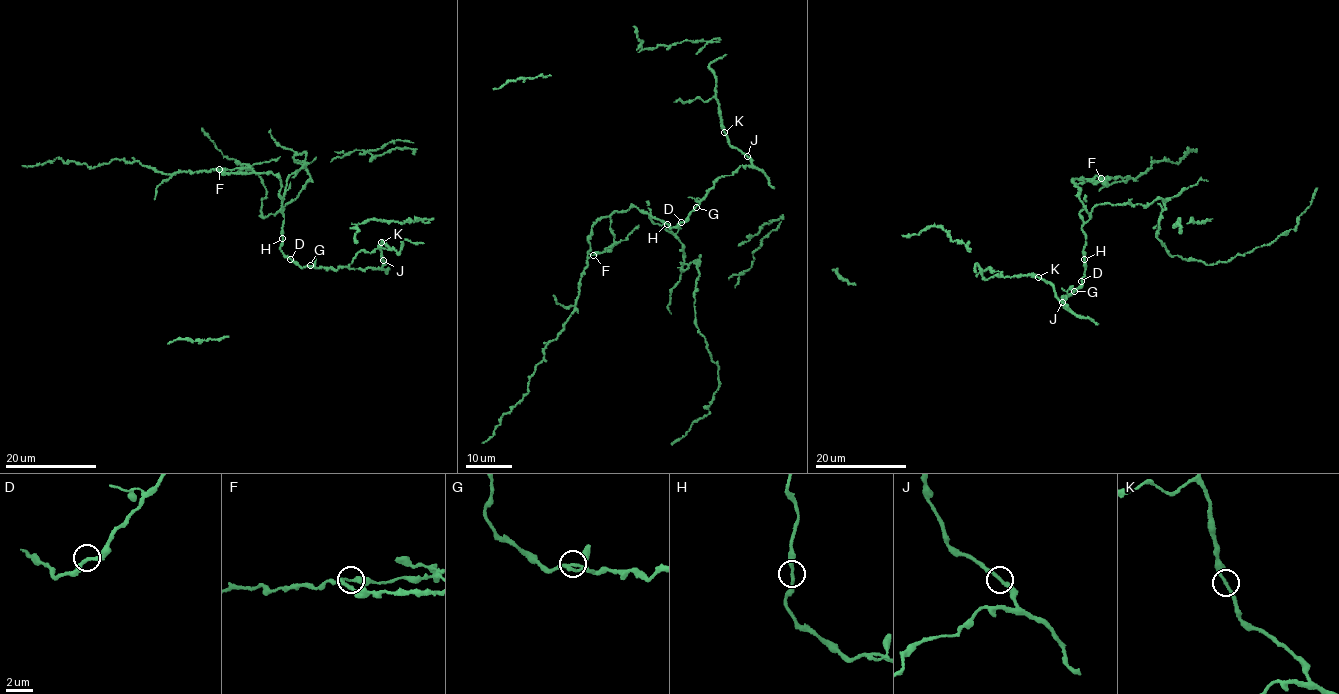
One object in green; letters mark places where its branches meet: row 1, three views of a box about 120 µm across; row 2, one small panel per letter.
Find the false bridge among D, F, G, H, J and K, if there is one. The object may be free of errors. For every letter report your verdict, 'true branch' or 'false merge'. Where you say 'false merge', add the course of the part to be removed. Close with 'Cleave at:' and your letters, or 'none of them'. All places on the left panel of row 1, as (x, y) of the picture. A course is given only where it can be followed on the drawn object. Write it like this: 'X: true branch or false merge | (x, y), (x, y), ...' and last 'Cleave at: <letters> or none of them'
D: true branch
F: false merge | (219, 169), (244, 168), (280, 156)
G: true branch
H: true branch
J: true branch
K: true branch
Cleave at: F

